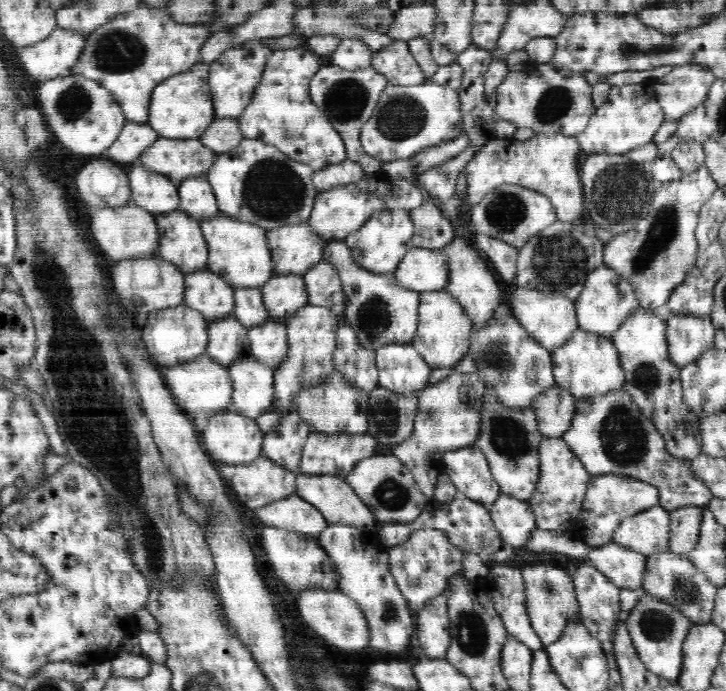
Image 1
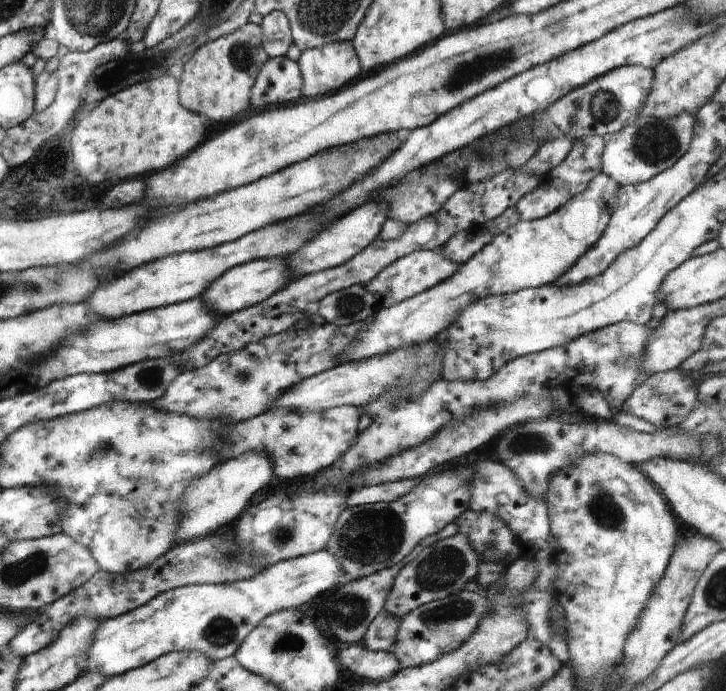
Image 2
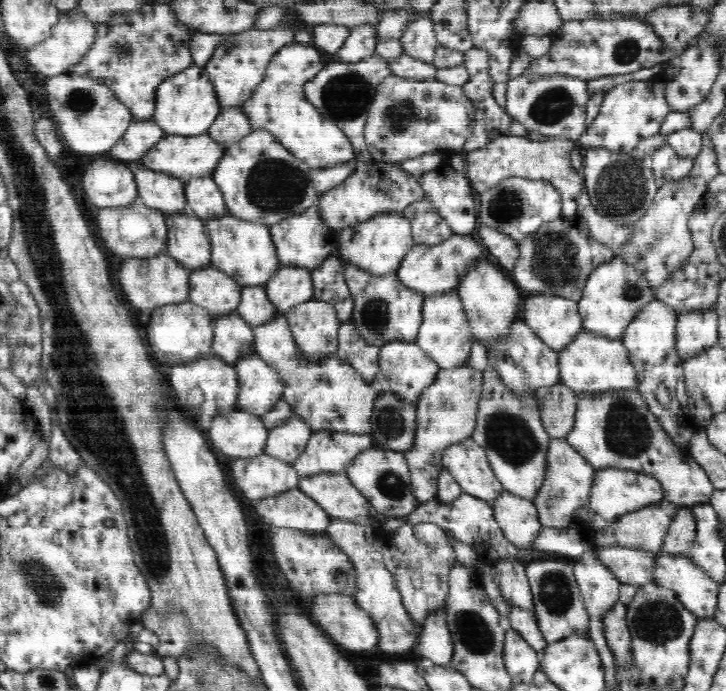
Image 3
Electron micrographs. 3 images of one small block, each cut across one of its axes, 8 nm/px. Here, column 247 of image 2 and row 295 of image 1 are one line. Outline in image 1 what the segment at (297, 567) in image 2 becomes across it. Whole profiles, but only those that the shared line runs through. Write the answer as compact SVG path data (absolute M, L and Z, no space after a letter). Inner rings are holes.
M602 265L596 268L584 283L582 292L575 300L576 316L581 330L610 337L617 332L622 323L634 310L640 307L638 297L634 295L634 287L618 272Z

